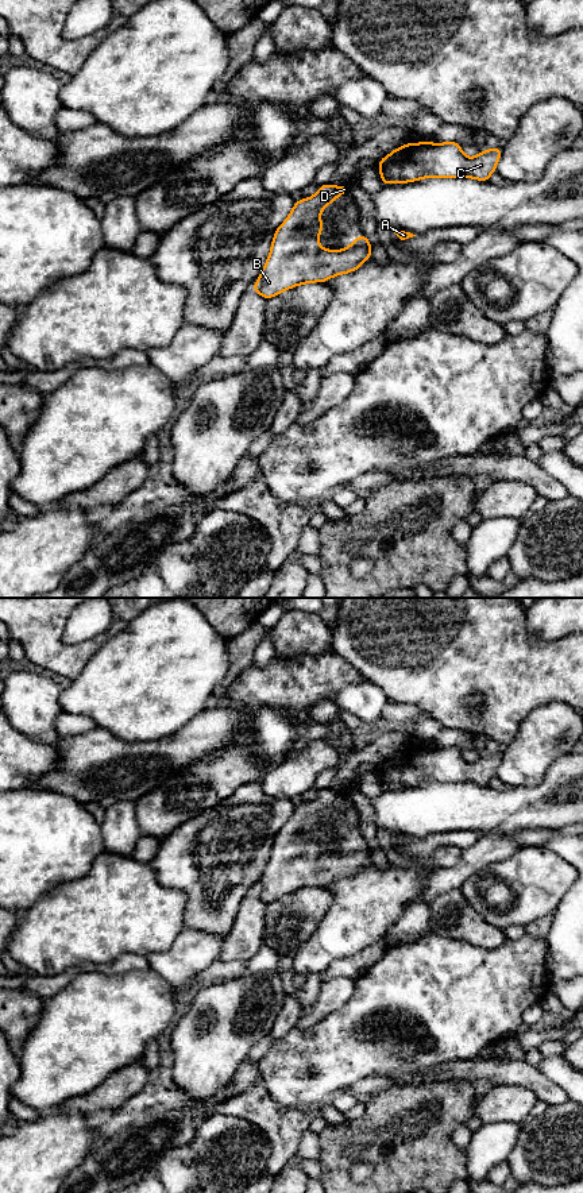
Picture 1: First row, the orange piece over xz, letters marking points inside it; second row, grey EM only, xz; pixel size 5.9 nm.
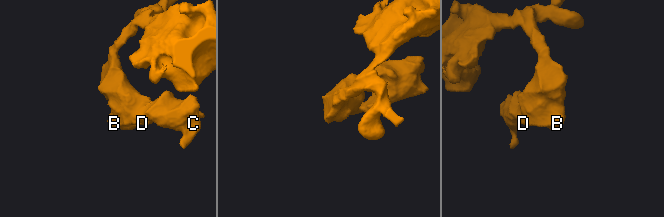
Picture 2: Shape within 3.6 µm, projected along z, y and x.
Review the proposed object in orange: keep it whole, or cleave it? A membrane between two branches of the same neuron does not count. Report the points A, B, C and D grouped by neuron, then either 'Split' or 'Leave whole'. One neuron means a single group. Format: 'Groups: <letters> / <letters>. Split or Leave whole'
Groups: A B C D. Leave whole

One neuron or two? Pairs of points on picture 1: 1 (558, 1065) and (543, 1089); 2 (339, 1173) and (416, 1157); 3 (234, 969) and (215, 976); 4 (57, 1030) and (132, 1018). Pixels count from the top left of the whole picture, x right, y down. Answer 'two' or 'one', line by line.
1: two
2: one
3: one
4: one

